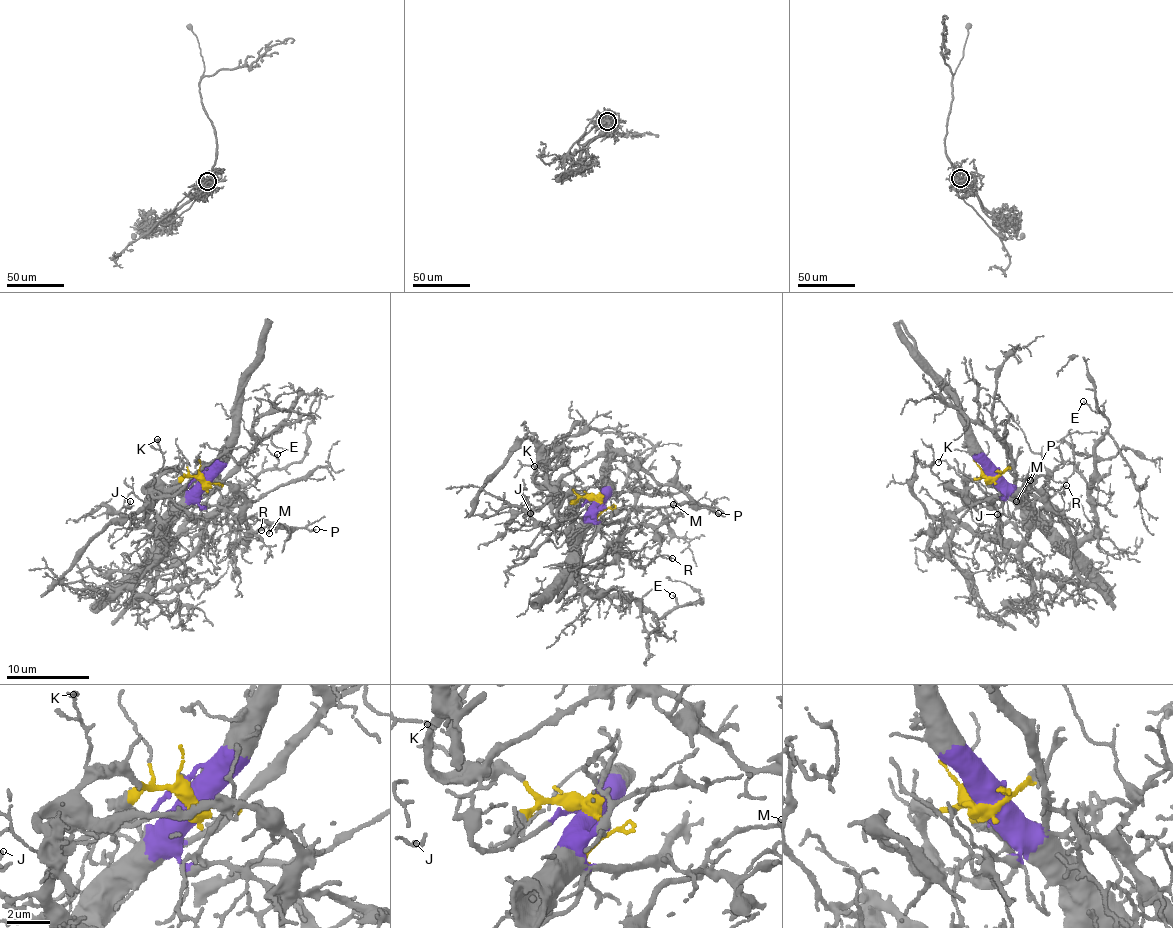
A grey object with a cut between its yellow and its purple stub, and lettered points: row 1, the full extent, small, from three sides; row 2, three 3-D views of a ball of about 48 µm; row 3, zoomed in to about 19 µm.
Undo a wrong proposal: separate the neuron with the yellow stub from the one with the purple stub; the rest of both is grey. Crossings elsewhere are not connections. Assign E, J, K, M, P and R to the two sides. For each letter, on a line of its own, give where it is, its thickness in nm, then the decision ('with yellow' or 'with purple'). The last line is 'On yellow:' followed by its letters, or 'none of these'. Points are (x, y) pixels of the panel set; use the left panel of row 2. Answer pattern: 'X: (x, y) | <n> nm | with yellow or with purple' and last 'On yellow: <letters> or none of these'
E: (277, 454) | 100 nm | with purple
J: (130, 501) | 110 nm | with purple
K: (157, 439) | 120 nm | with yellow
M: (269, 533) | 140 nm | with purple
P: (316, 529) | 170 nm | with yellow
R: (261, 530) | 110 nm | with purple
On yellow: K, P

